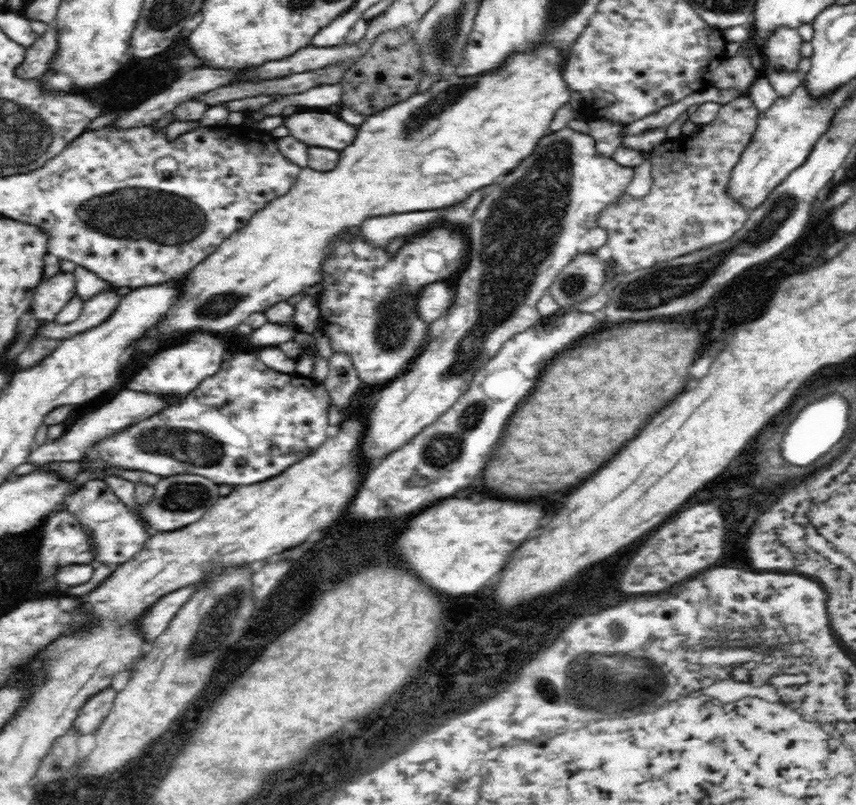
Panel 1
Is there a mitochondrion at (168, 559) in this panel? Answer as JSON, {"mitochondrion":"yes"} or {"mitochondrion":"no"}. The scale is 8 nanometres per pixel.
{"mitochondrion":"no"}

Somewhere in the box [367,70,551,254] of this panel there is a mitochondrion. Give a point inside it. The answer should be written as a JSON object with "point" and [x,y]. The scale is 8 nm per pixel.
{"point":[447,97]}

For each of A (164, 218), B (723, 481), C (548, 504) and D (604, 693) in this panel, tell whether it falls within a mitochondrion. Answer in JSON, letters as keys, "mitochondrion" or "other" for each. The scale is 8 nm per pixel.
{"A":"mitochondrion","B":"other","C":"other","D":"mitochondrion"}

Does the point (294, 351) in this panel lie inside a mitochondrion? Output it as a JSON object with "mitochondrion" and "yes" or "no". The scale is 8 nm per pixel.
{"mitochondrion":"no"}

